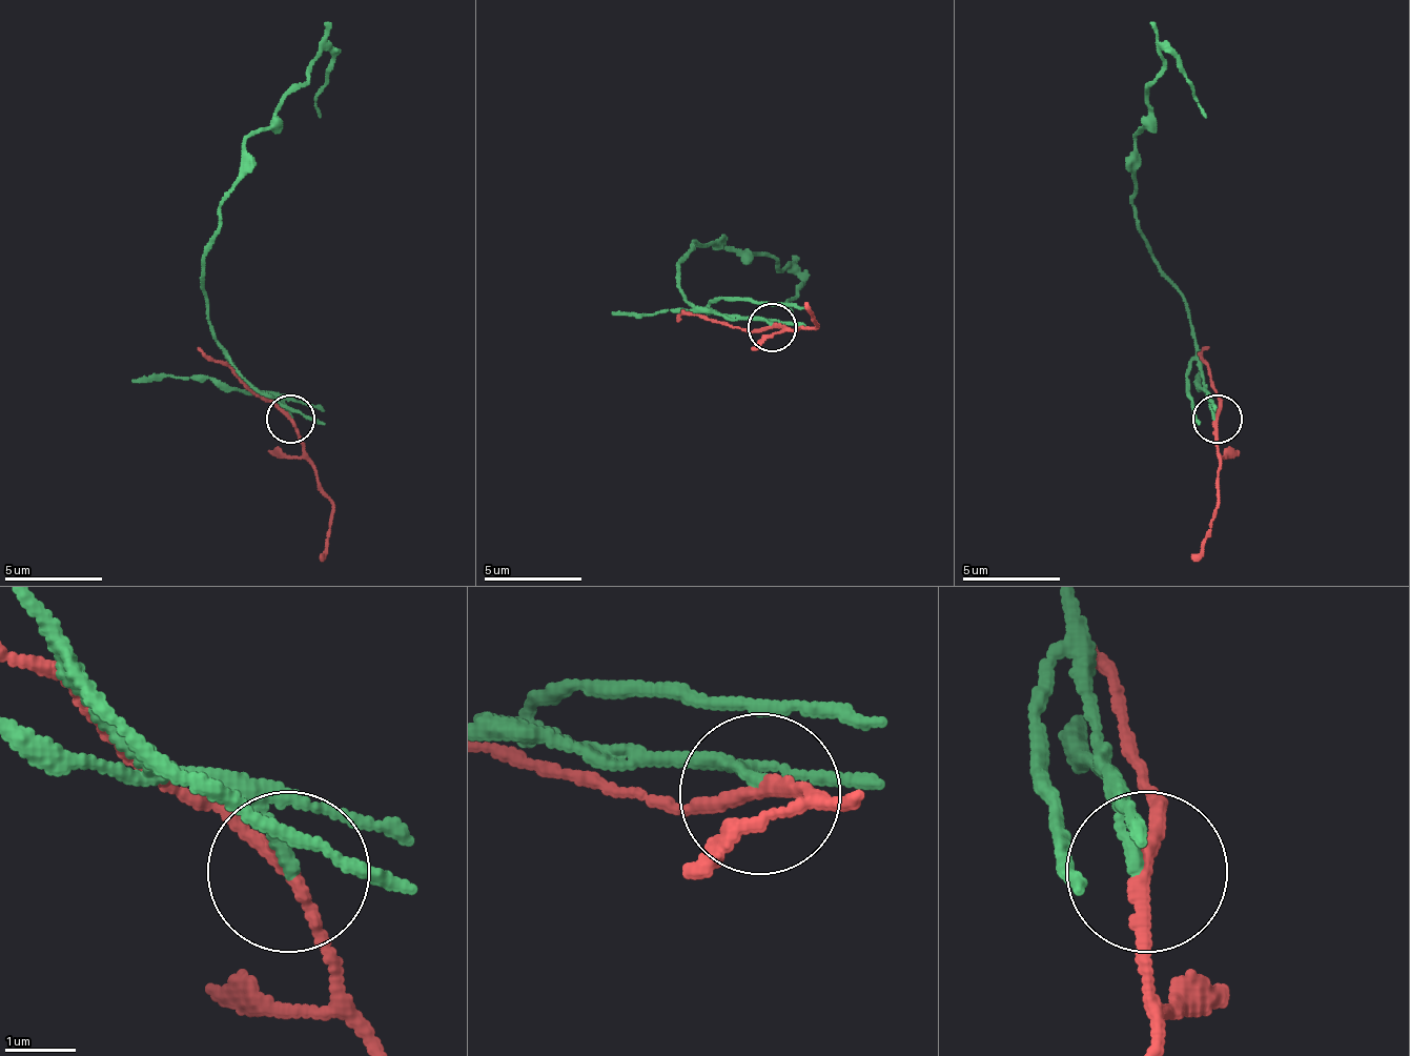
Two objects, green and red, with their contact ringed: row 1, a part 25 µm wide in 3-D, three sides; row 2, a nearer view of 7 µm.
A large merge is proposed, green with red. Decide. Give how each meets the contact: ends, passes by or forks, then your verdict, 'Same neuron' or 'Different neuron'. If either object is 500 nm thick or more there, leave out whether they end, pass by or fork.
At the ring green ends. At the ring red passes by. Different neuron

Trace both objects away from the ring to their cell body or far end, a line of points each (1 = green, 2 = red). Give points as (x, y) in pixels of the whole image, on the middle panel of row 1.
1: (773, 324), (687, 303), (680, 263), (693, 243), (773, 257), (782, 271), (796, 271), (793, 310)
2: (773, 328), (799, 329), (815, 324), (816, 320), (806, 305)

